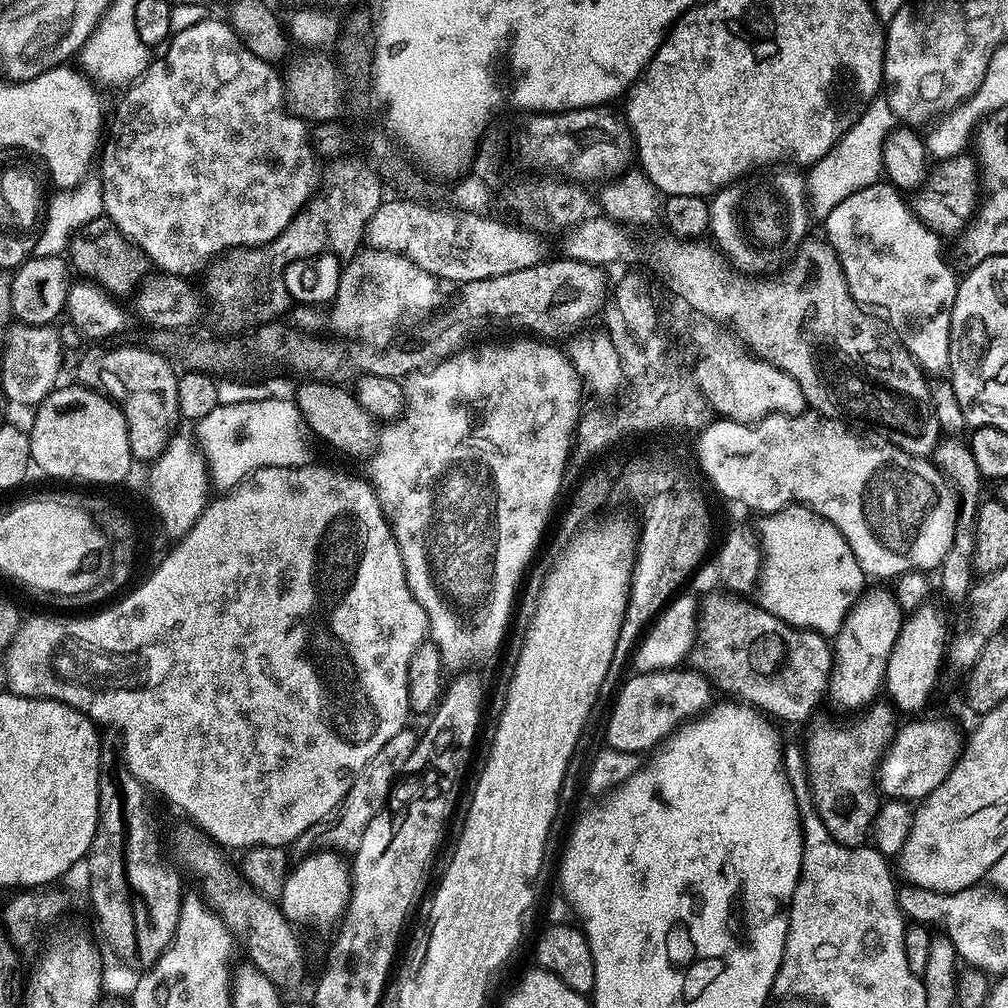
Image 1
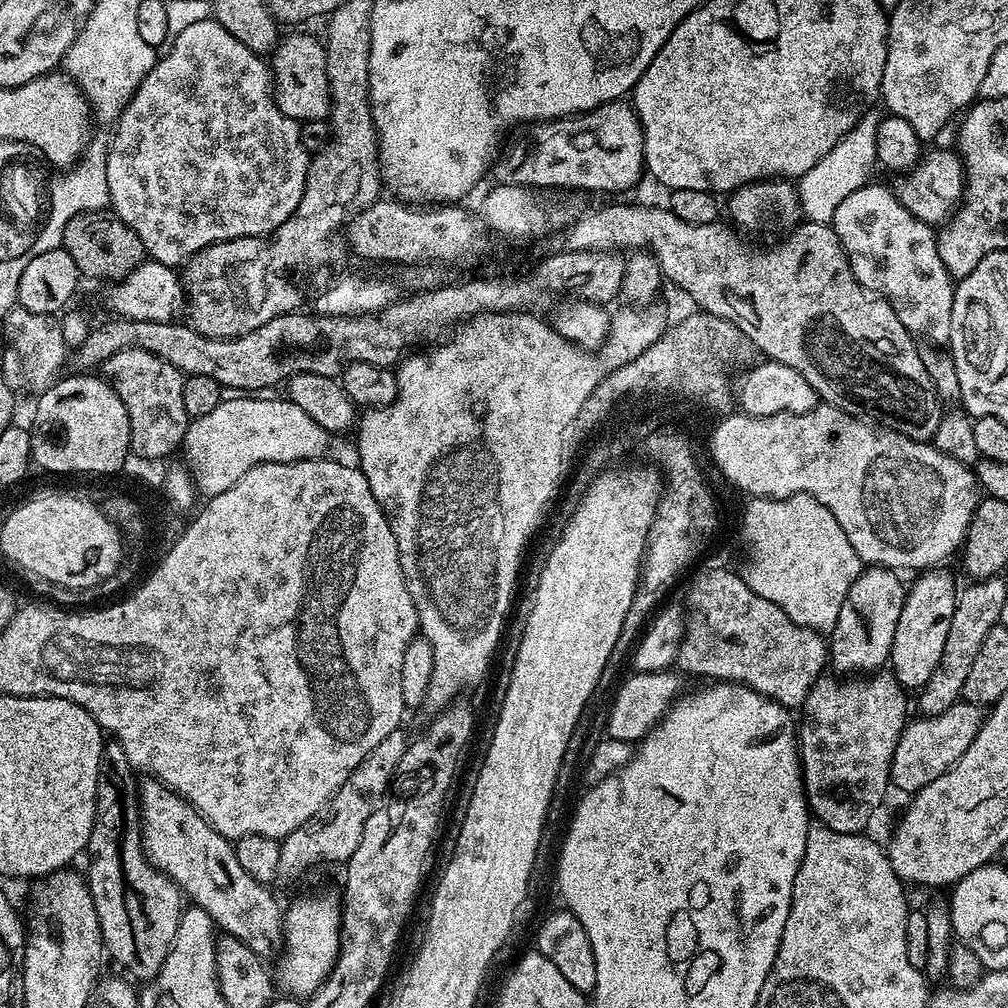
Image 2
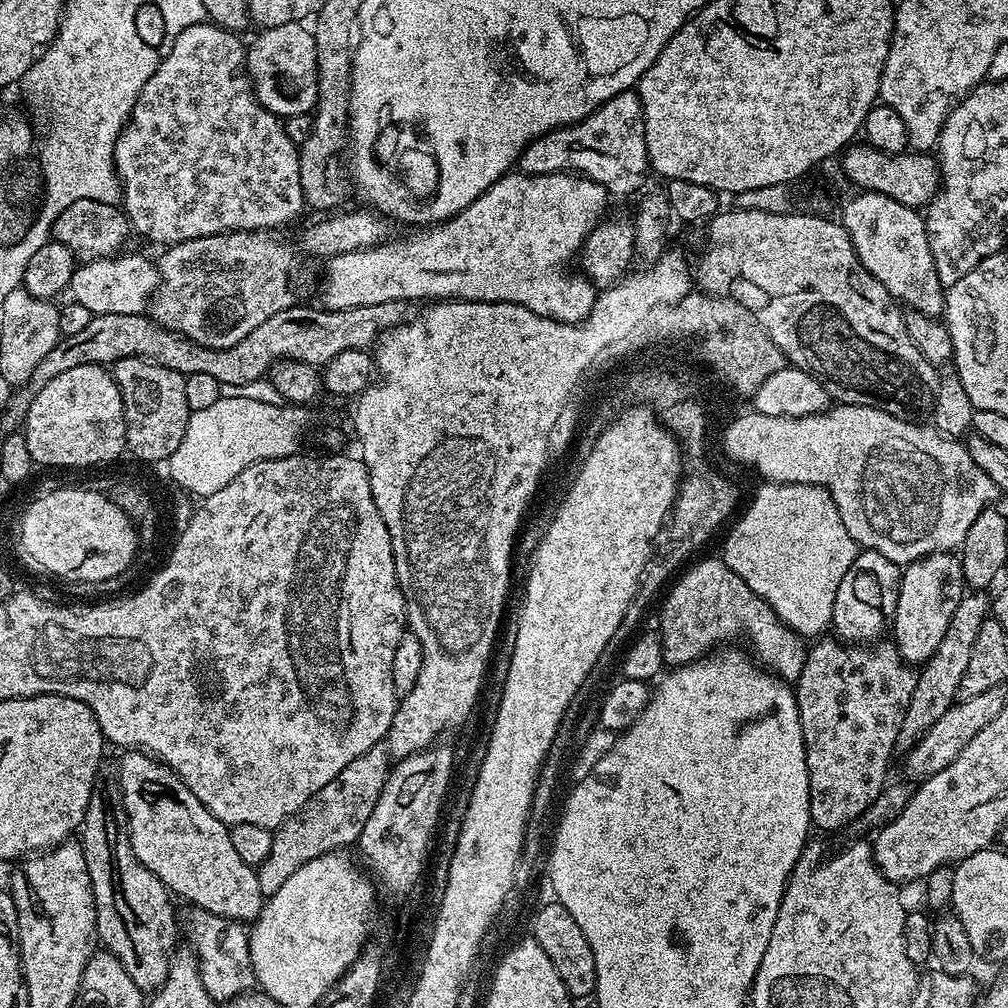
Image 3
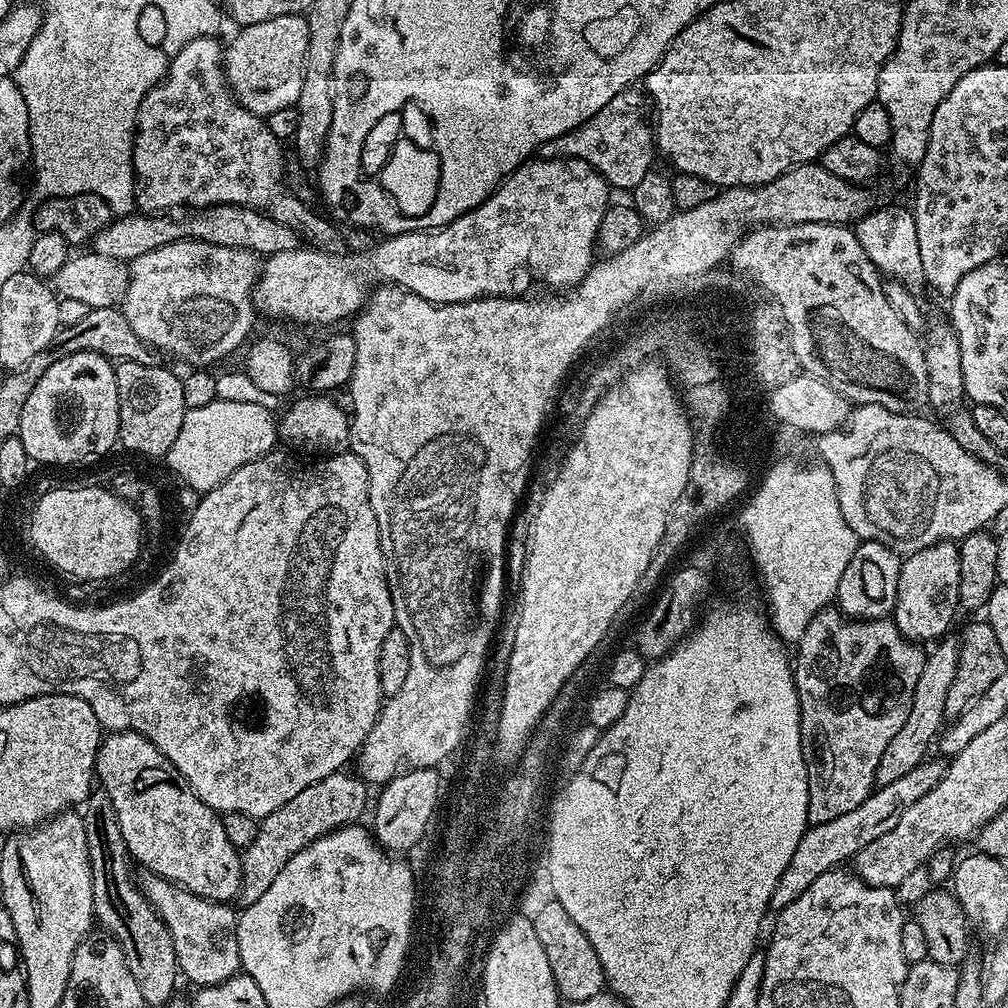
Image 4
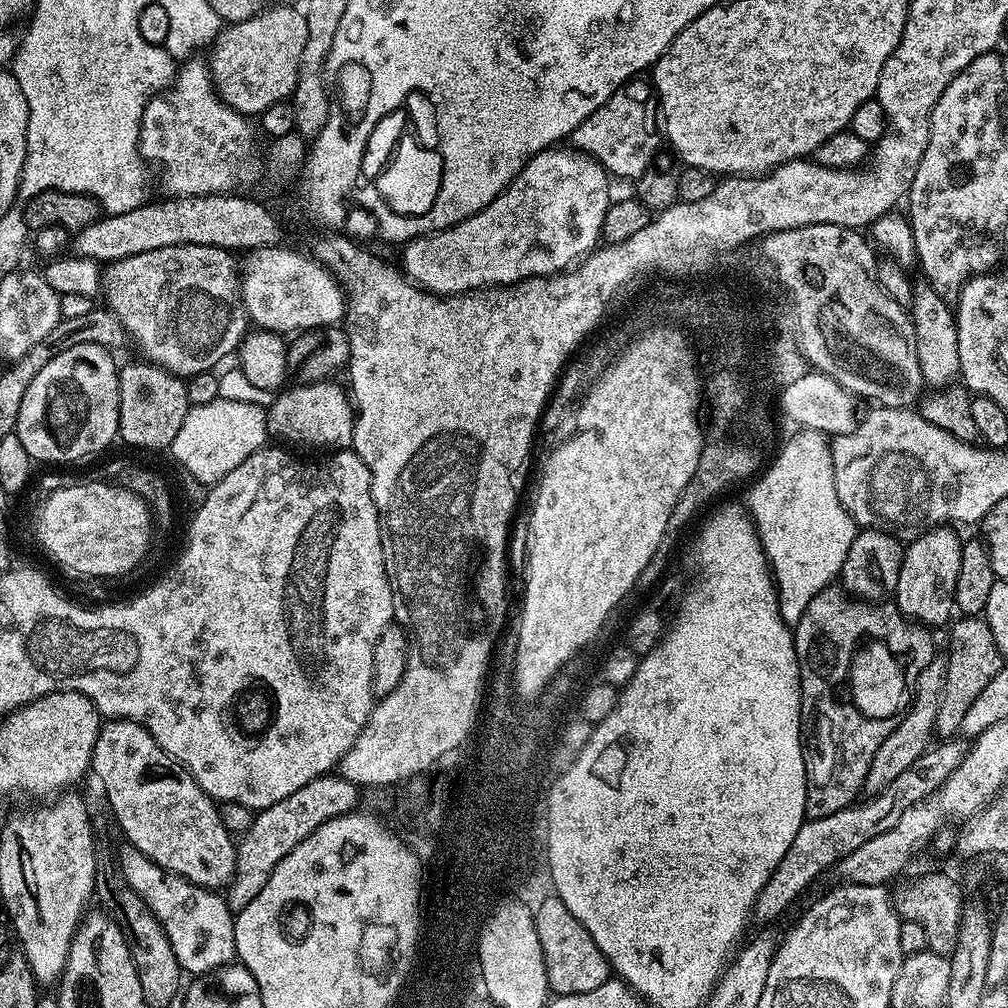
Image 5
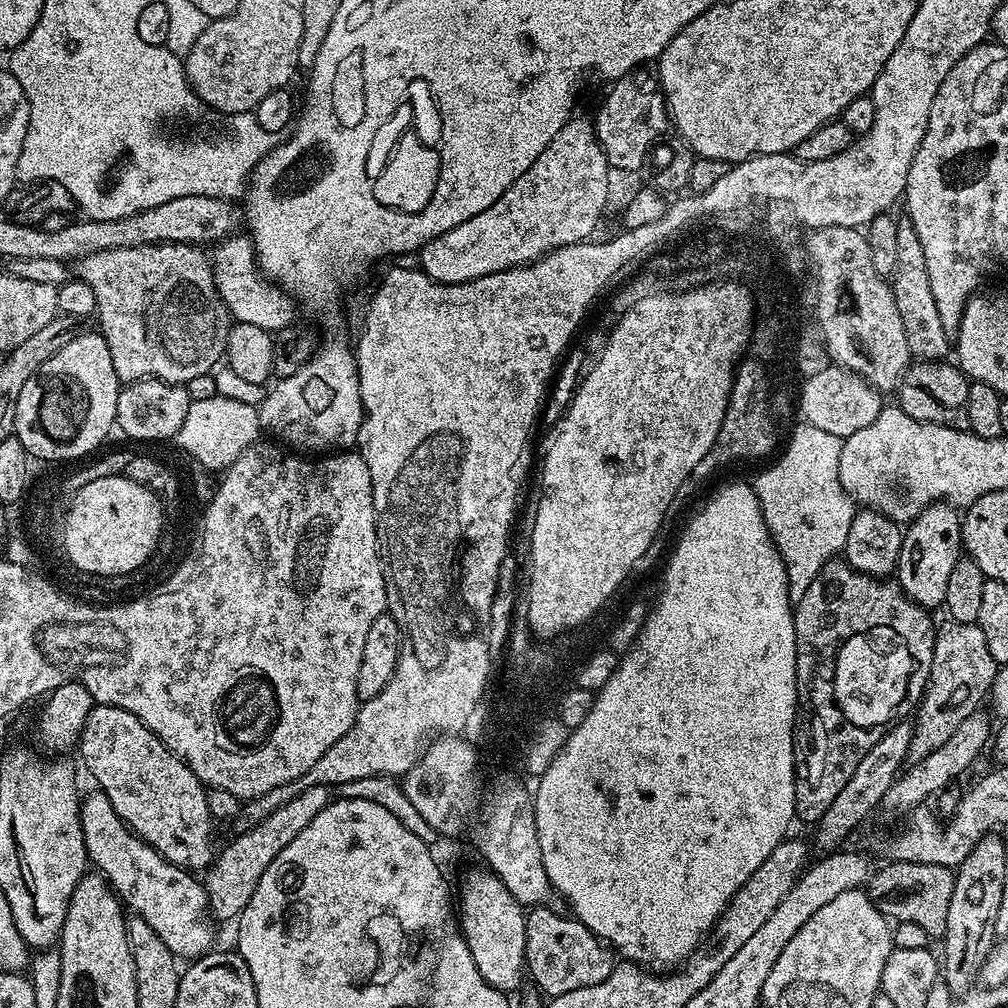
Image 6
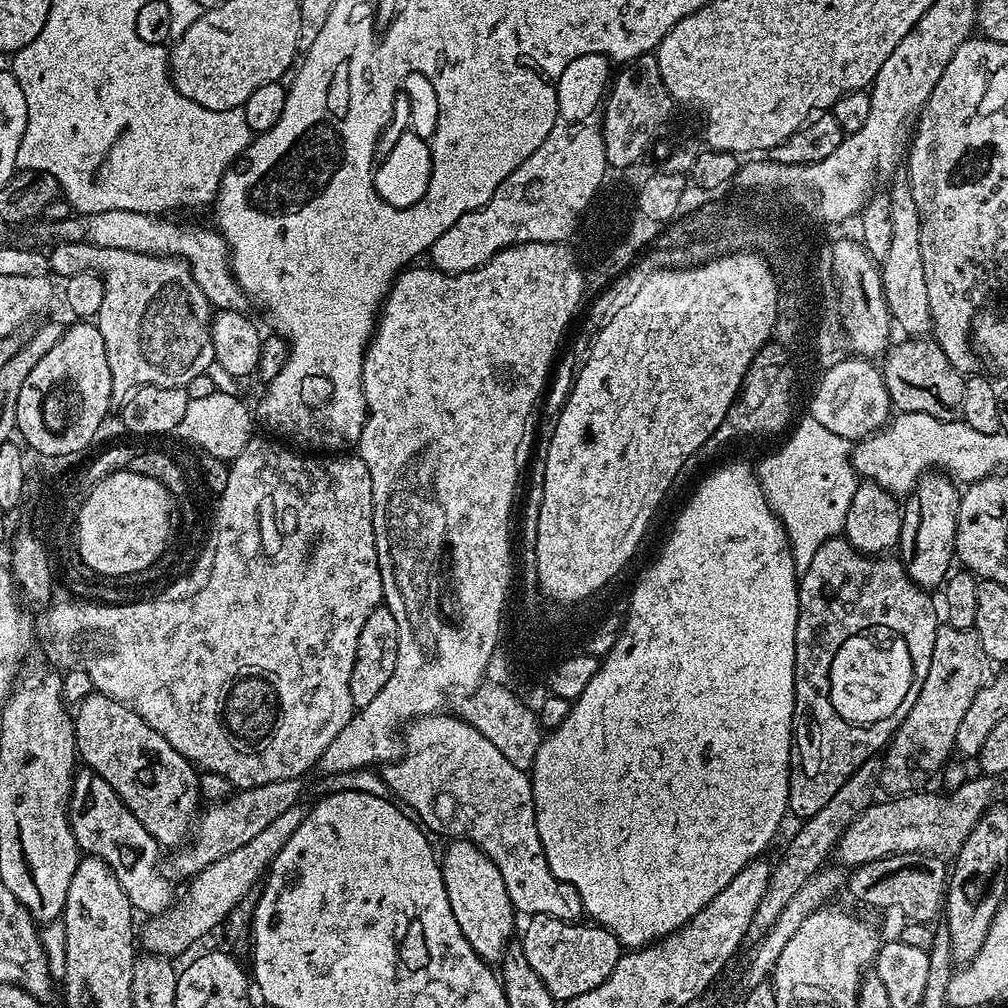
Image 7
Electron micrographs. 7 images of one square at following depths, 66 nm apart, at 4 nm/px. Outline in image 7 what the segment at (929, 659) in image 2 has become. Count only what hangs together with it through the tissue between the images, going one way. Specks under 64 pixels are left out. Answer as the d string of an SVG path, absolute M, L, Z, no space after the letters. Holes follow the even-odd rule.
M933 470L925 472L902 504L902 530L898 559L906 574L919 588L939 589L950 575L956 554L956 523L961 493L951 476Z

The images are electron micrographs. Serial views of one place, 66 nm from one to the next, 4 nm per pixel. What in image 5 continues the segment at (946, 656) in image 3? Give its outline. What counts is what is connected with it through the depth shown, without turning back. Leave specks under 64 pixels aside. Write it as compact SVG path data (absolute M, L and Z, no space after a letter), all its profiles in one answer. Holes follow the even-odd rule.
M930 663L926 666L926 670L922 670L922 674L918 674L916 695L912 697L912 705L900 717L895 730L878 746L878 750L870 762L870 770L866 774L863 786L863 791L868 792L869 797L874 797L882 790L886 790L886 786L890 786L890 782L894 782L894 778L898 778L898 774L910 770L910 766L914 766L914 762L918 762L921 754L928 751L933 743L932 736L934 737L936 729L938 706L940 705L941 690L943 688L943 663Z

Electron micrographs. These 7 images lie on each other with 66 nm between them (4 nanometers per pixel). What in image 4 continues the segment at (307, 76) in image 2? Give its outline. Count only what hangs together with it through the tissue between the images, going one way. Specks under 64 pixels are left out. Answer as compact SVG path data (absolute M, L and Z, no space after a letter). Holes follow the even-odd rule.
M303 15L275 16L266 22L245 24L240 33L227 42L223 49L223 67L227 75L228 91L246 110L256 116L267 118L283 108L295 105L304 81L304 55L308 52L308 21Z

